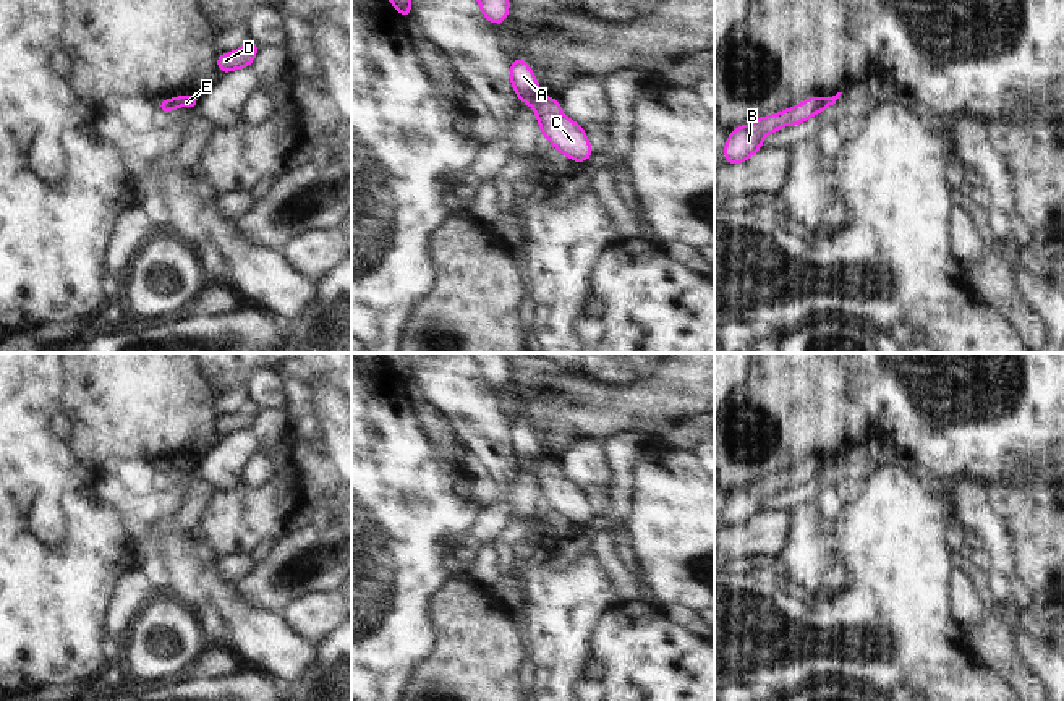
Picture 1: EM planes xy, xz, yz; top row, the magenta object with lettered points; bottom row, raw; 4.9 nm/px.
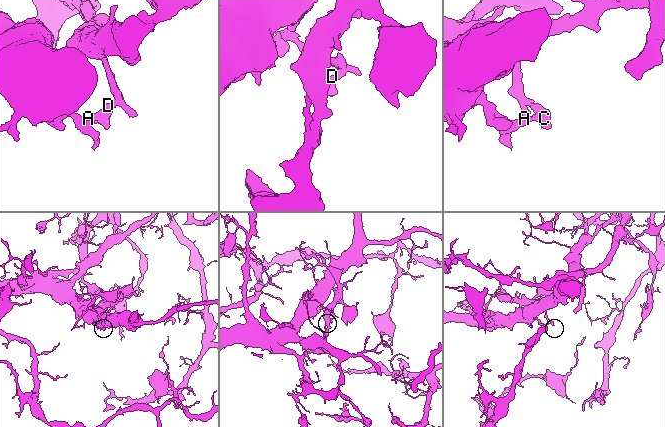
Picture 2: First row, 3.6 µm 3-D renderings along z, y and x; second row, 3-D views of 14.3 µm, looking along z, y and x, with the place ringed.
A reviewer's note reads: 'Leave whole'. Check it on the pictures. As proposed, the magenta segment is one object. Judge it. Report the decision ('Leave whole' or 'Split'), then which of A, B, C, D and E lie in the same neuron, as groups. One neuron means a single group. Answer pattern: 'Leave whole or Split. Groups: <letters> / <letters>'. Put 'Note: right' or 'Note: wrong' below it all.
Split. Groups: A B / C D E.
Note: wrong

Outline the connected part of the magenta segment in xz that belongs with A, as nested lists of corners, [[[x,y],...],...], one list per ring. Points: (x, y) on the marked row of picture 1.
[[[521,57],[510,62],[510,84],[521,104],[530,104],[541,96],[541,86],[534,78],[531,66]]]

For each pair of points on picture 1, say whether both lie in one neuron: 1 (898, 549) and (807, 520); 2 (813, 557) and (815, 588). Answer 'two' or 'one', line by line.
1: two
2: one

